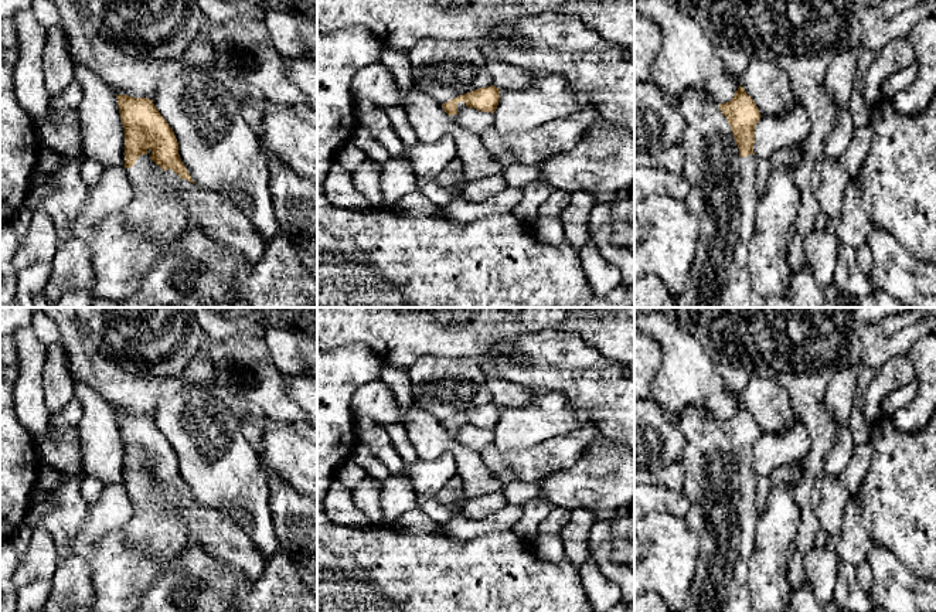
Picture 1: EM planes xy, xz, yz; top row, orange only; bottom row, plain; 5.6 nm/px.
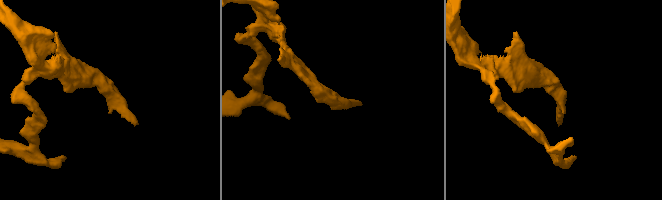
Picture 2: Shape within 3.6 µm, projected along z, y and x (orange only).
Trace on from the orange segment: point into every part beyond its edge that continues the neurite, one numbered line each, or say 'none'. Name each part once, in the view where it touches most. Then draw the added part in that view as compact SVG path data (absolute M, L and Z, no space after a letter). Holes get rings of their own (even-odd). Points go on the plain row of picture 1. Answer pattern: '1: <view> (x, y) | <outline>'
1: xy (157, 531) | M142 472L126 490L136 509L133 518L122 530L129 550L164 565L140 592L139 605L130 612L228 612L232 599L228 594L200 575L188 574L177 564L191 544L207 551L211 548L201 541L194 524L167 504L163 486L147 472Z

